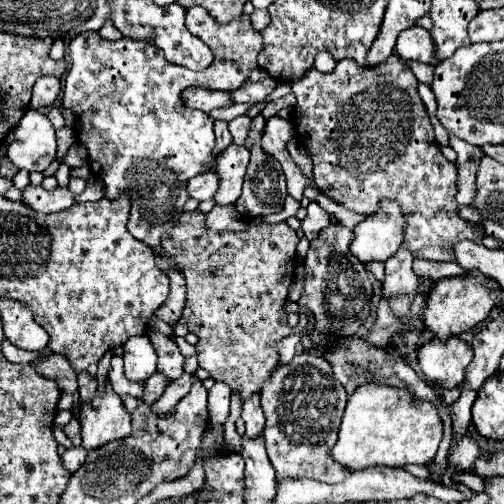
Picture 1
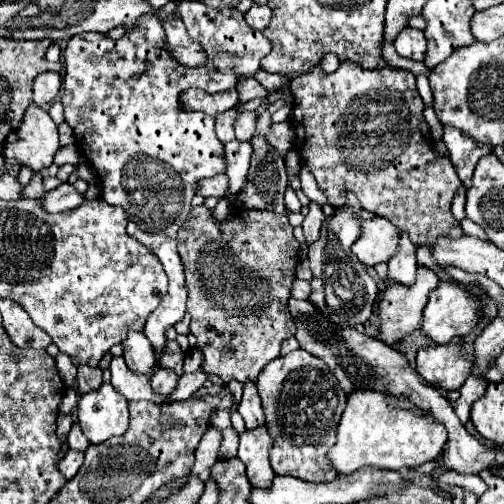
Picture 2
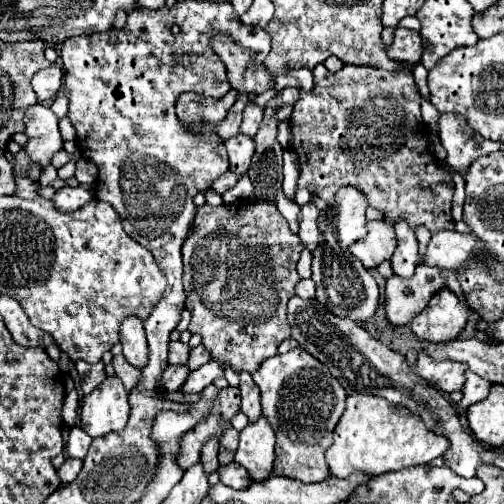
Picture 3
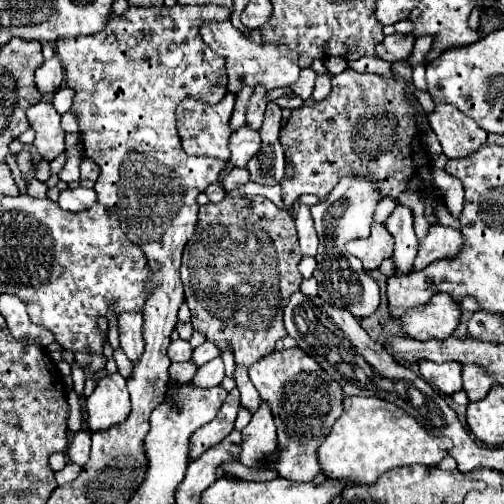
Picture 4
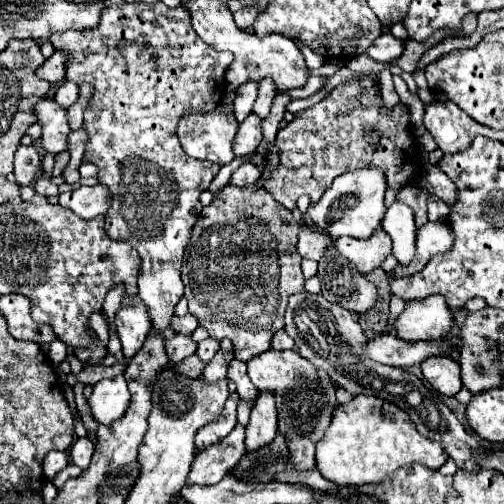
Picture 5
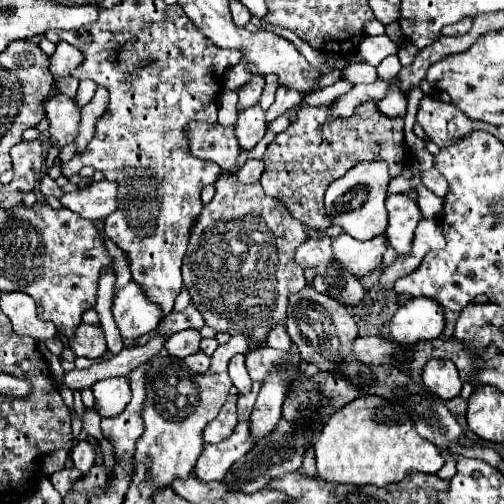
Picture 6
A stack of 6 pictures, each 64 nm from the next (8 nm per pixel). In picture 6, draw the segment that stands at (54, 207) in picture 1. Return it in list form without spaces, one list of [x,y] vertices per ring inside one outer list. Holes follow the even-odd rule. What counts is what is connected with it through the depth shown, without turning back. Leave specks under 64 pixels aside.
[[[108,180],[94,182],[82,190],[64,194],[60,202],[72,212],[80,214],[82,218],[88,218],[88,220],[106,218],[116,210],[116,184]]]

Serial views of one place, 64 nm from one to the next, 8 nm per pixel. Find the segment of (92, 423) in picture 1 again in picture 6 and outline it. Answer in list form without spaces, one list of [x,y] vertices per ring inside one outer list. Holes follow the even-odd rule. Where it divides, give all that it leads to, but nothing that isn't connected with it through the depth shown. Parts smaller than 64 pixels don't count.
[[[120,376],[120,378],[108,378],[108,380],[100,380],[92,386],[94,390],[94,410],[102,416],[102,418],[112,418],[118,416],[128,400],[130,400],[130,386],[128,386],[128,378]]]

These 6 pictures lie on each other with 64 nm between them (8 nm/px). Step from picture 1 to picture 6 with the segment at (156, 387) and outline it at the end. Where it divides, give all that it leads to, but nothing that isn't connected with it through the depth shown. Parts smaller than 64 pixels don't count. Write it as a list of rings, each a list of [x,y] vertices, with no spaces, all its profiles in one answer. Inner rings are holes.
[[[198,352],[198,354],[188,356],[188,358],[184,360],[184,364],[186,364],[186,368],[190,368],[192,372],[200,372],[200,374],[204,374],[204,372],[210,368],[210,358],[208,358],[206,354]]]

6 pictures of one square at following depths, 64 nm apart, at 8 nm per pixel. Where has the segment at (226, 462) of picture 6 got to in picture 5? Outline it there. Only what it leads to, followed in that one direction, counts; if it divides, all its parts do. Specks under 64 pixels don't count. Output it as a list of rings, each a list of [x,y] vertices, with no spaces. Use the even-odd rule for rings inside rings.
[[[238,424],[224,440],[196,454],[186,484],[218,484],[222,476],[228,474],[230,468],[234,468],[244,454],[244,426]]]

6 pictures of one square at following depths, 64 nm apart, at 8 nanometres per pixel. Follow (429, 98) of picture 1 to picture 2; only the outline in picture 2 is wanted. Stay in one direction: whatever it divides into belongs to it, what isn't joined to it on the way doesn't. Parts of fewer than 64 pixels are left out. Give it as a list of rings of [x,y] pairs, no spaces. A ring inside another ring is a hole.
[[[418,76],[418,94],[426,106],[432,106],[432,92],[428,86],[428,78],[424,78],[424,76]]]

